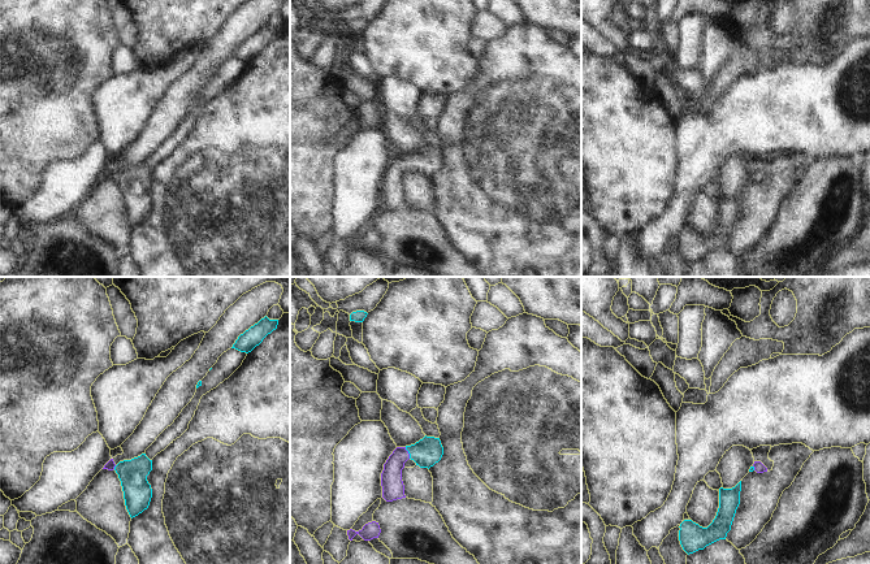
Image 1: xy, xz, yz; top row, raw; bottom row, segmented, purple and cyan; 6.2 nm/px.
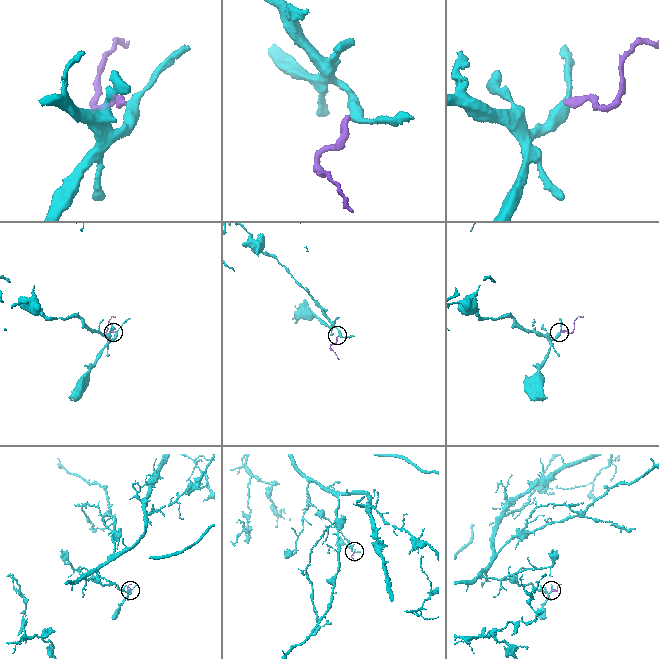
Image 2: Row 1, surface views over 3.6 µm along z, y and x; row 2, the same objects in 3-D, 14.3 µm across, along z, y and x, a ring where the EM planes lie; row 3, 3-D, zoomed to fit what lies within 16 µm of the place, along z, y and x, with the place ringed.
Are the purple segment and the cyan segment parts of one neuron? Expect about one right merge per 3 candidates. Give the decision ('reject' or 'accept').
accept

